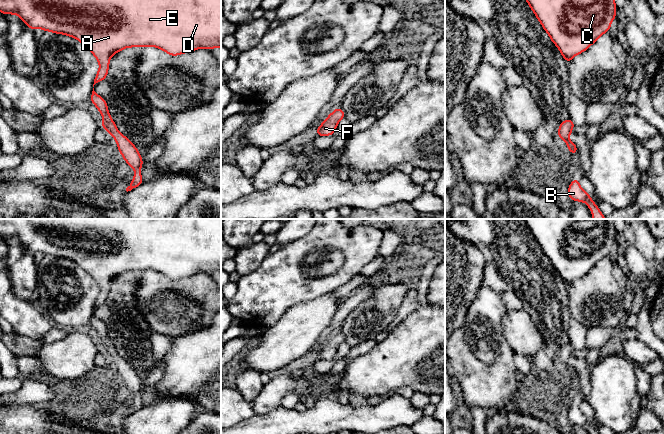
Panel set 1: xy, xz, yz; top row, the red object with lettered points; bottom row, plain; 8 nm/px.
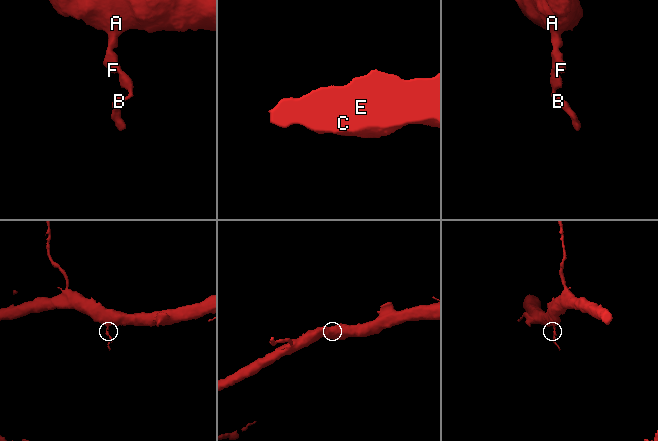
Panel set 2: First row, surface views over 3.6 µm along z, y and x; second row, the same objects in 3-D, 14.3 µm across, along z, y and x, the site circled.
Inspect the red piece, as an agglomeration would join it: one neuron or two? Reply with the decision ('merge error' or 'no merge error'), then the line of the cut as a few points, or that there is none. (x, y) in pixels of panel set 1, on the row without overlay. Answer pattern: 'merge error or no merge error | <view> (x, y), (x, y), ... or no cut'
no merge error | no cut

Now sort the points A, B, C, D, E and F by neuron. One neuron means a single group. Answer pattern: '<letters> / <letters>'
A B C D E F

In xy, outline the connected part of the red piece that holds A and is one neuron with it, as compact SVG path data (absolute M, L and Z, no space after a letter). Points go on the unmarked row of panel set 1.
M0 219L0 237L1 238L16 238L21 244L31 253L36 254L37 252L41 252L44 255L51 255L56 258L65 258L71 260L77 264L79 264L97 283L100 288L100 292L97 296L97 299L94 303L93 311L96 307L103 305L107 301L107 297L109 294L109 285L110 282L118 275L121 275L127 271L145 271L145 270L153 270L157 271L165 276L167 276L171 280L176 280L184 277L188 277L194 275L196 273L204 272L211 274L214 271L221 272L221 219Z

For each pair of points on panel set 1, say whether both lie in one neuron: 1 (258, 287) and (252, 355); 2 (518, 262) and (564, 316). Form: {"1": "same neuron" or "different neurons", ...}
{"1": "different neurons", "2": "same neuron"}

